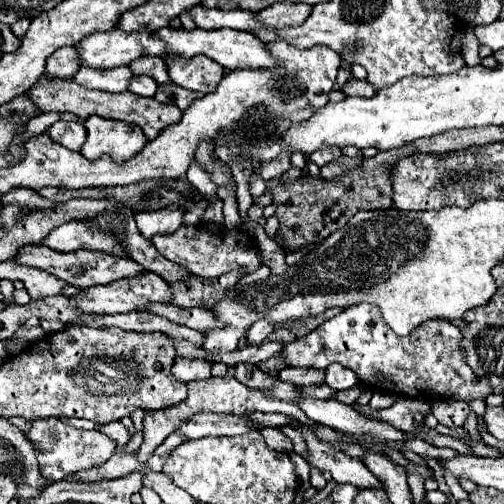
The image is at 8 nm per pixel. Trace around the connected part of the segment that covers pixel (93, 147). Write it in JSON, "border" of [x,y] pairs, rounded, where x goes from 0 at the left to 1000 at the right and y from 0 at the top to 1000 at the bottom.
{"border":[[[177,230],[169,238],[169,254],[173,282],[165,286],[161,306],[173,317],[192,317],[200,306],[216,306],[224,317],[248,321],[276,306],[292,286],[292,274],[276,250],[240,238]]]}

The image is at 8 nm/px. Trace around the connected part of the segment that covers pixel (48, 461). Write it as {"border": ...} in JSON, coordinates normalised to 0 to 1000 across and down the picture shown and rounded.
{"border":[[[117,829],[62,833],[58,849],[50,853],[50,865],[69,881],[69,897],[73,897],[73,913],[77,913],[77,937],[101,960],[133,948],[145,937],[200,925],[218,911],[230,893],[230,879],[196,853],[153,853]]]}

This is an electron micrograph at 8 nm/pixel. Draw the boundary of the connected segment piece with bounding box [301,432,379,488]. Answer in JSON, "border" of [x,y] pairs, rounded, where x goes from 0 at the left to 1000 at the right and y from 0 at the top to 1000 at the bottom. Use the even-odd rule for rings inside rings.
{"border":[[[597,857],[601,873],[613,889],[613,897],[625,905],[625,921],[613,917],[613,925],[633,929],[637,937],[649,933],[657,937],[665,956],[692,956],[704,968],[748,968],[752,952],[744,952],[744,944],[728,933],[728,925],[716,913],[704,913],[696,905],[688,905],[677,893],[665,893],[657,881],[629,873],[625,865],[617,865],[617,857]]]}

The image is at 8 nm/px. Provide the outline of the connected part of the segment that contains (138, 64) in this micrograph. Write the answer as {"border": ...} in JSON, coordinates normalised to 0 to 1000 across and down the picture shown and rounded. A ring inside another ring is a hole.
{"border":[[[280,111],[276,119],[264,119],[256,127],[264,147],[288,147],[300,151],[312,167],[335,167],[339,155],[331,147],[331,127],[315,111]]]}

